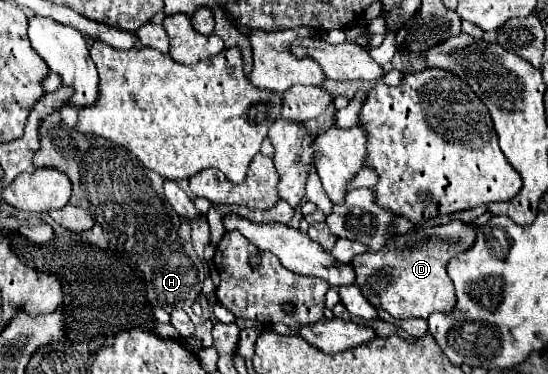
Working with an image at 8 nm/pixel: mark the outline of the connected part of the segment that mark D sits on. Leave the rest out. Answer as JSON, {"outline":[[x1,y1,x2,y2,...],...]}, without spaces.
{"outline":[[449,221,445,225,421,223,417,225,417,231,399,235,399,243,395,243,395,247,387,247,387,251,365,251,361,255,355,255,349,263,355,269,355,283,371,305,381,307,397,319,427,319,437,311,447,313,455,305,455,293,447,275,447,263,451,257,471,247,477,231,479,227,465,225,461,221]]}

